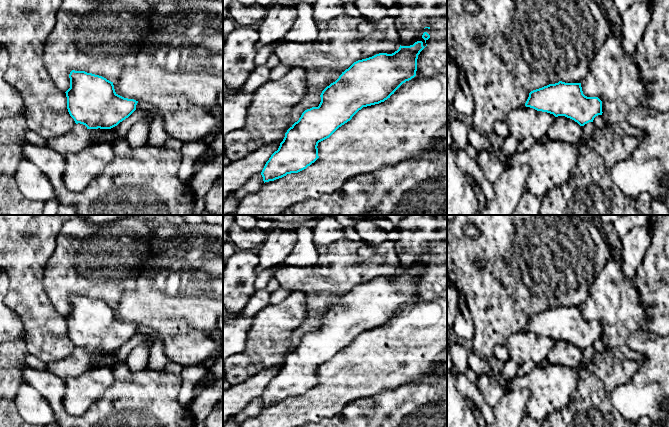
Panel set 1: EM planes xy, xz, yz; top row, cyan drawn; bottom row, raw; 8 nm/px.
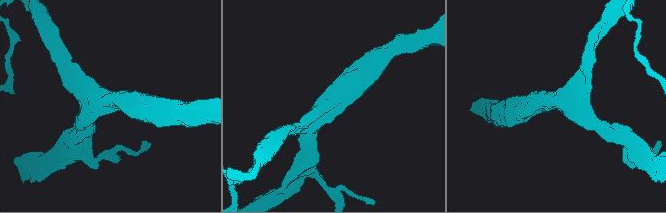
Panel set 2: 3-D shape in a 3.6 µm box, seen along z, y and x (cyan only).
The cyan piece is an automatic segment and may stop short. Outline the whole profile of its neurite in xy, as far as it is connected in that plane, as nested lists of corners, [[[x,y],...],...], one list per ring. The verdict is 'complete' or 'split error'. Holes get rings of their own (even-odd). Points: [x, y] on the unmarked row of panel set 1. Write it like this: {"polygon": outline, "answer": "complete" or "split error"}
{"polygon": [[[72,294],[69,302],[67,333],[76,348],[111,353],[136,334],[138,325],[118,319],[113,306],[102,300]]], "answer": "complete"}

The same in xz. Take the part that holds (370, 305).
{"polygon": [[[422,265],[410,270],[400,269],[392,278],[379,277],[358,284],[342,296],[335,306],[322,315],[319,330],[305,334],[299,344],[287,354],[278,374],[271,379],[261,396],[264,407],[298,397],[314,387],[319,382],[319,366],[329,362],[363,331],[384,326],[403,307],[416,300],[418,279],[424,272]]], "answer": "complete"}

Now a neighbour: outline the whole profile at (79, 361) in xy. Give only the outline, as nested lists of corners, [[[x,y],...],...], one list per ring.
[[[75,348],[71,355],[63,360],[47,363],[46,370],[62,379],[76,377],[95,367],[107,353],[88,353],[83,348]]]

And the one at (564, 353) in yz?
[[[558,340],[548,354],[546,363],[577,369],[582,364],[582,350],[570,342]]]

